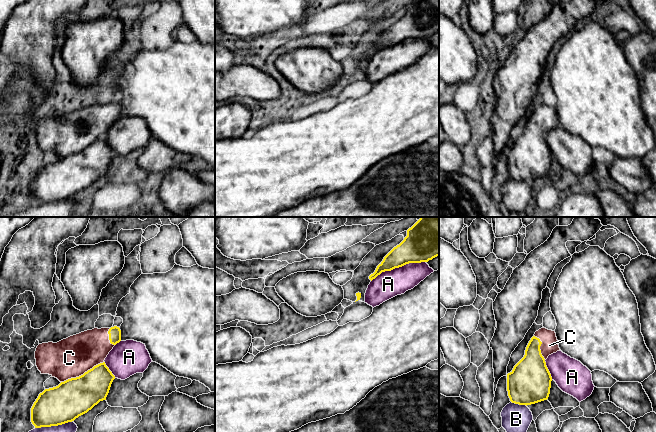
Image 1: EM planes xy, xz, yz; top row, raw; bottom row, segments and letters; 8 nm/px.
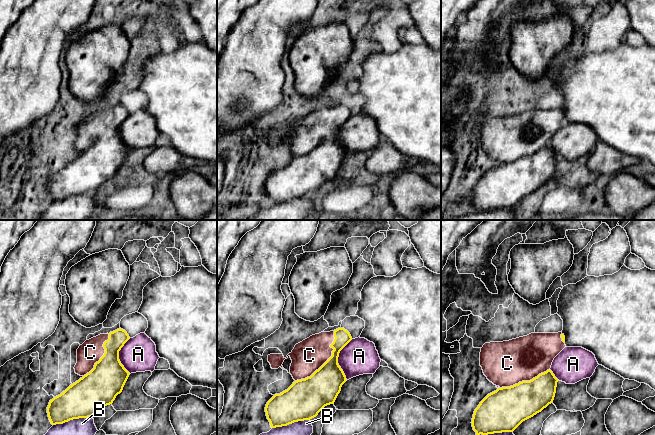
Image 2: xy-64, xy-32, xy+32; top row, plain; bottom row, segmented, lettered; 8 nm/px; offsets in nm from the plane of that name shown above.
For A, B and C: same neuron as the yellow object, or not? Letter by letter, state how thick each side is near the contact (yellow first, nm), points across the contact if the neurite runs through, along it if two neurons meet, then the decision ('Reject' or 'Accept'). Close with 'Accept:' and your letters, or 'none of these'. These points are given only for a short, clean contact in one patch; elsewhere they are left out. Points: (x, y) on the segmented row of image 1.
A: Thickness 280 nm (yellow) against 220 nm. Reject
B: Thickness 340 nm (yellow) against 220 nm. Reject
C: Thickness 300 nm (yellow) against 320 nm. Accept
Accept: C

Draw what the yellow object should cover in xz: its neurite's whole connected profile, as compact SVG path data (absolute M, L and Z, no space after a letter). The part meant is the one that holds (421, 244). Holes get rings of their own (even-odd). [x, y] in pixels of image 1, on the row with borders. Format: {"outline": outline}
{"outline": "M420 217L407 230L404 240L384 257L369 279L372 281L382 272L409 263L428 262L437 256L439 256L439 217Z"}

